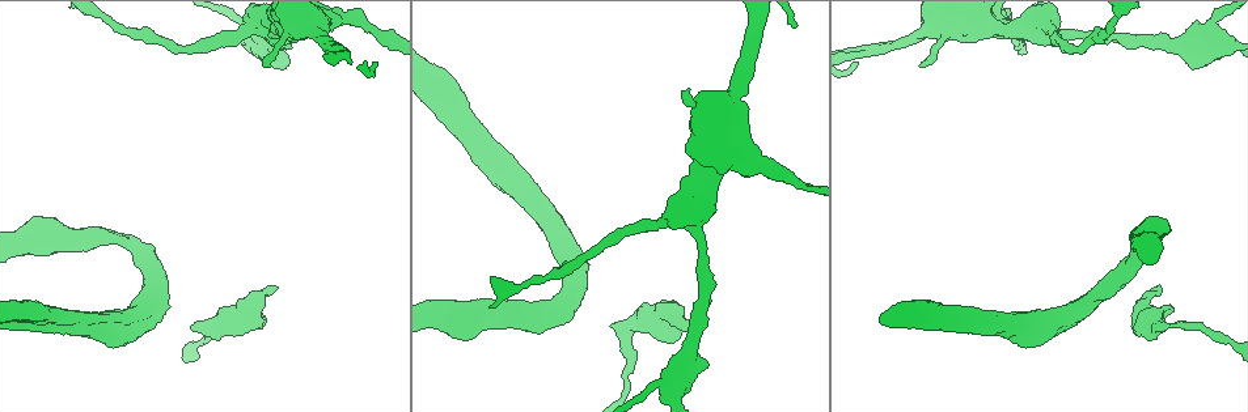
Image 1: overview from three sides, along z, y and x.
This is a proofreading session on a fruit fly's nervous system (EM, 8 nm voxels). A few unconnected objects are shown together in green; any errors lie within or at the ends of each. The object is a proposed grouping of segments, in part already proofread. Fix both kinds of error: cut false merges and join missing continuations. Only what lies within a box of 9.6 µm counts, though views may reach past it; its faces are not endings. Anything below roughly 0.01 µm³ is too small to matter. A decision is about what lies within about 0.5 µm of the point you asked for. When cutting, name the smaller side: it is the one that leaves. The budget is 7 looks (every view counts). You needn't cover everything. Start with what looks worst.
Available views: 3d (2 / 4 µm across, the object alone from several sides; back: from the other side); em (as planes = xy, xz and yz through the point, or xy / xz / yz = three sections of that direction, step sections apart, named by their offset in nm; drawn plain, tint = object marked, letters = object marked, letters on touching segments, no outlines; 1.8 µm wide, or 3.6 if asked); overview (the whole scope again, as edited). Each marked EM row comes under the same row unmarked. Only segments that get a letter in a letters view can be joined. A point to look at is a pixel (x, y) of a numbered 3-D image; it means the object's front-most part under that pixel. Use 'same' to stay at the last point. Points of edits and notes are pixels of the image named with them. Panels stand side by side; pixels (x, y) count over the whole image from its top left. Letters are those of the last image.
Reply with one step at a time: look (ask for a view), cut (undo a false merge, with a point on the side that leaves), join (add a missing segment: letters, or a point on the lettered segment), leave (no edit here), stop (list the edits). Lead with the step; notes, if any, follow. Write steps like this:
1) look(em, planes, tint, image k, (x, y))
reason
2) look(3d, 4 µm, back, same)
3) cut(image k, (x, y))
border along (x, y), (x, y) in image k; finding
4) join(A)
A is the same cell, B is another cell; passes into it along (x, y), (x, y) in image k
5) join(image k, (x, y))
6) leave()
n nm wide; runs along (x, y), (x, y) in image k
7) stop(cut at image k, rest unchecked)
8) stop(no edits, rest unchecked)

look(em, xz, step 16, tint, image 1, (672, 340))
thick end

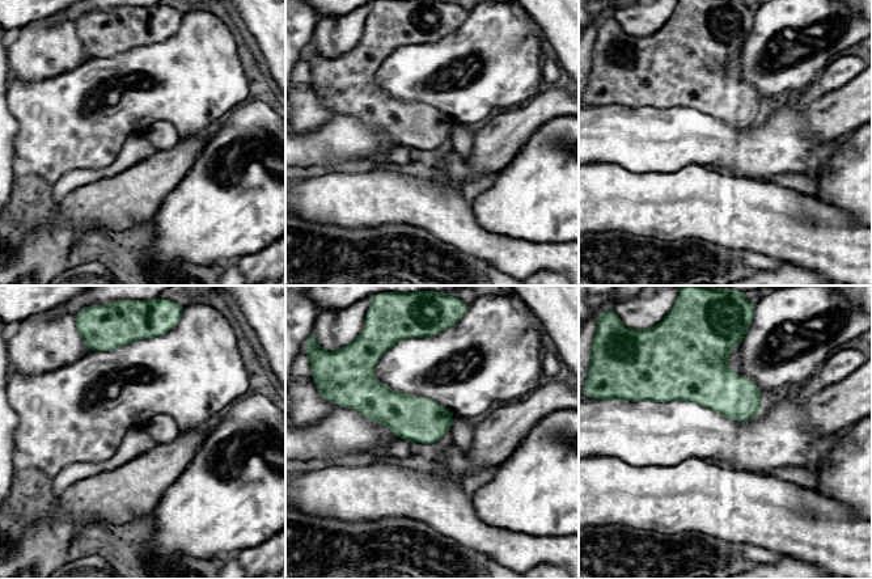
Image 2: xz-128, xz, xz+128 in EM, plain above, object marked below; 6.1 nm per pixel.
look(em, planes, letters, same)

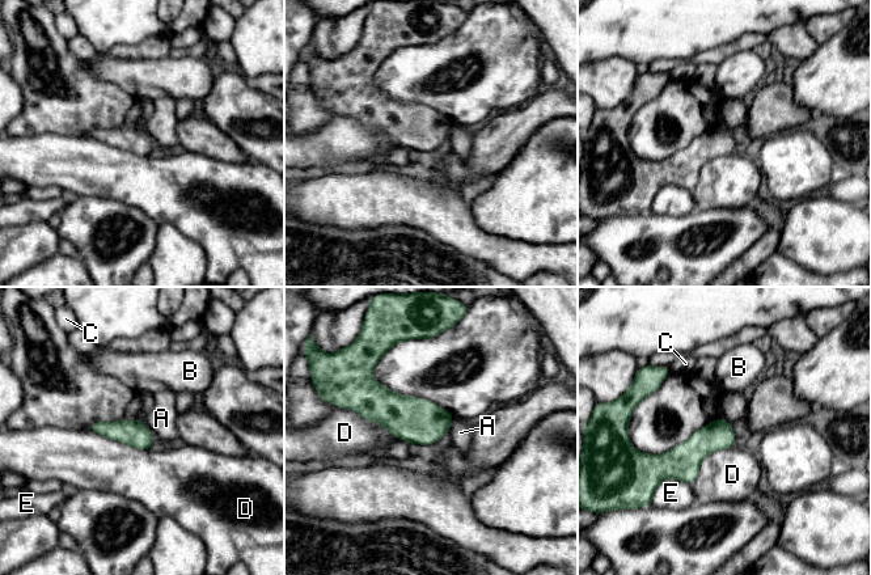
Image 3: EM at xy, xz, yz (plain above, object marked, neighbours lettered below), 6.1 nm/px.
leave()
A, B, C, D and E are other cells; border along (88, 428), (138, 448), (157, 445) in image 3; no lettered segment goes on from it

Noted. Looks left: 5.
look(3d, 4 µm, image 1, (237, 39))

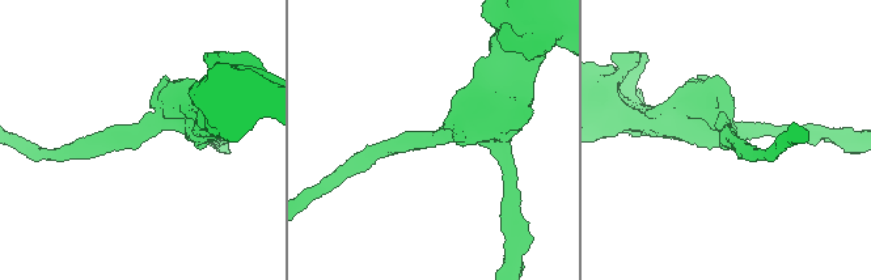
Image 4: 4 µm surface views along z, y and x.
look(em, 3.6 µm, yz, step 16, tint, image 4, (143, 131))
arms of 220, 600 nm; now the EM

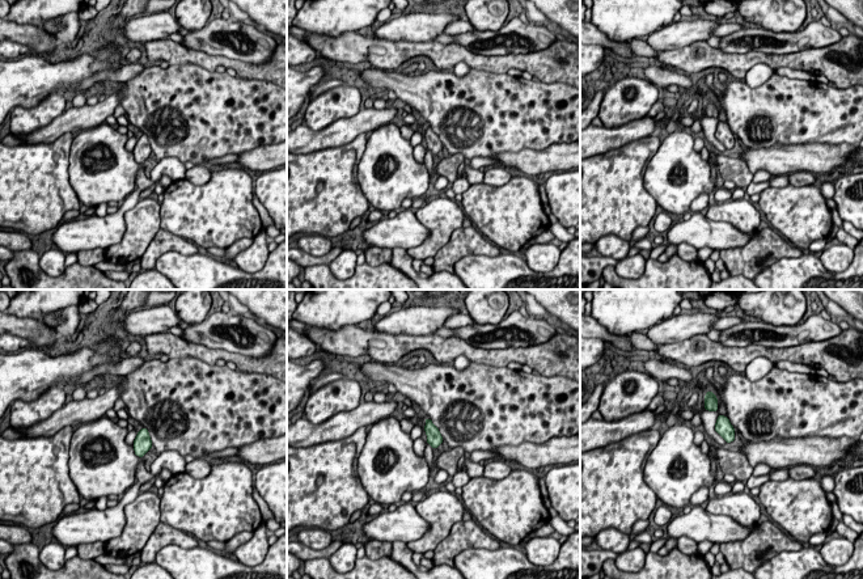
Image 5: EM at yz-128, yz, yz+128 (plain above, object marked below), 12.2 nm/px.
look(em, 3.6 µm, planes, letters, same)
another direction

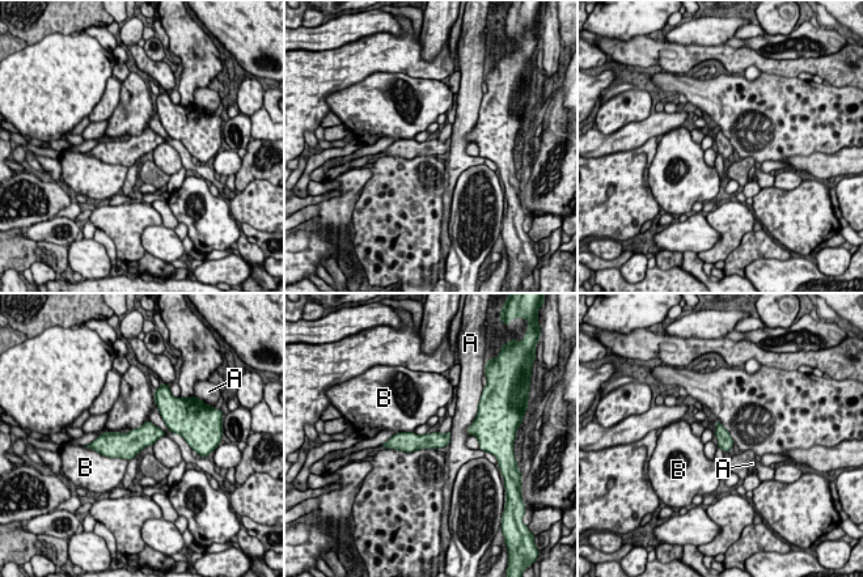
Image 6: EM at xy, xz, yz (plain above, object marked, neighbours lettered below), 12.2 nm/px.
leave()
A and B are other cells; runs along (447, 437), (428, 441), (393, 441) in image 6; all the same cell

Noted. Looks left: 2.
look(3d, 2 µm, back, image 1, (268, 65))
an open end

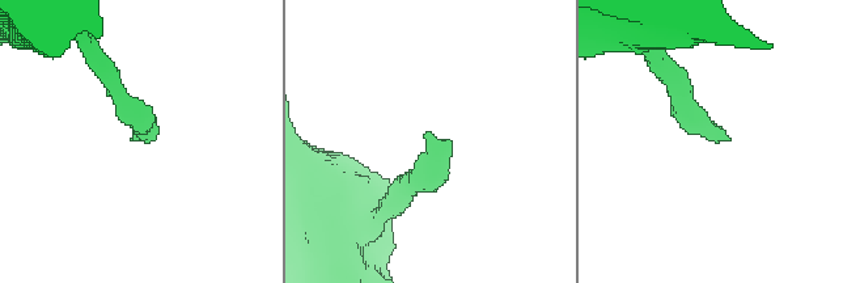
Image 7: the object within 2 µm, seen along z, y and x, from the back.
look(em, planes, letters, image 7, (728, 140))

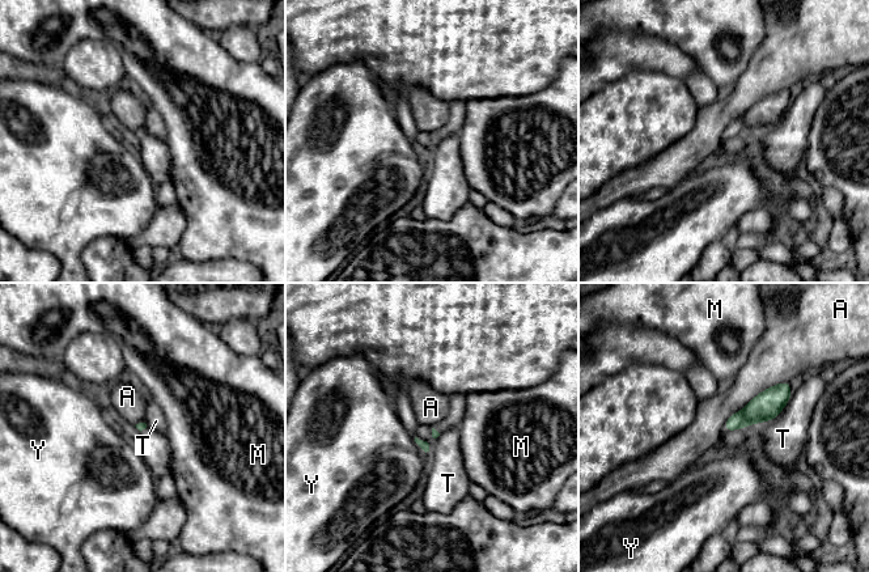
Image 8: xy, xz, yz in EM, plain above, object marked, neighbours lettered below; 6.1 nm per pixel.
leave()
A, M, T and Y are other cells; none of them fits

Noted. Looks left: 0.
stop(no edits, rest unchecked)

